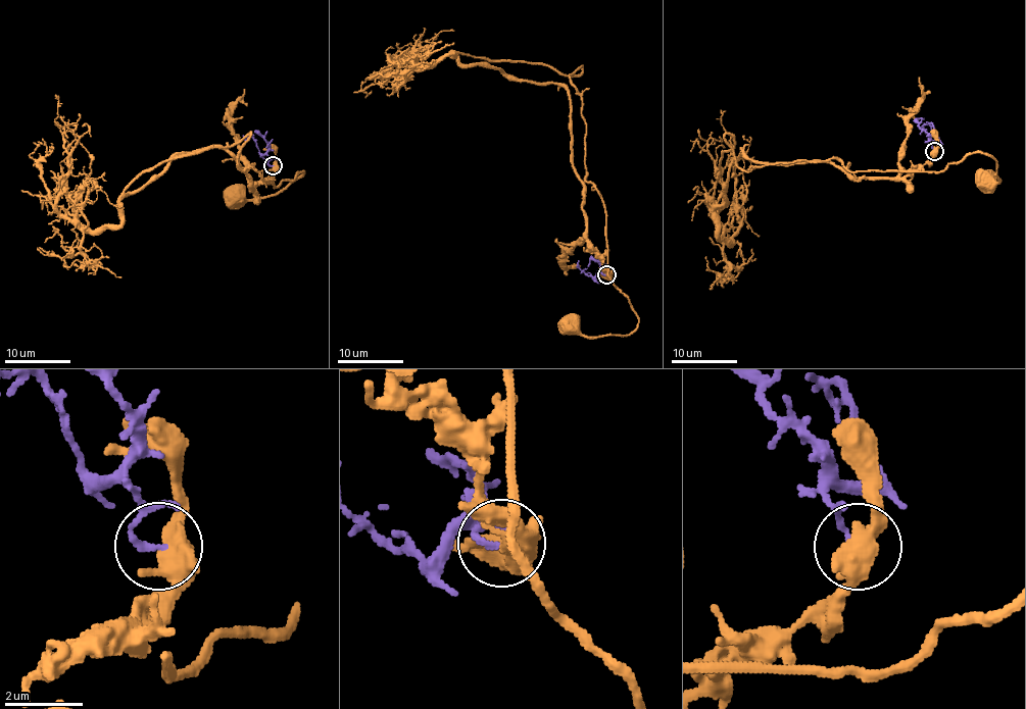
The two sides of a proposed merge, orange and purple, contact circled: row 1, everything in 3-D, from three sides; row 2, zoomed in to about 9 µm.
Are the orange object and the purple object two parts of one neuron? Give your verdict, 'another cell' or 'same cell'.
another cell

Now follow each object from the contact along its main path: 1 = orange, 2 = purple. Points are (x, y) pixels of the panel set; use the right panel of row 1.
1: (934, 150), (919, 171), (940, 171), (985, 153), (998, 176), (986, 181)
2: (934, 150), (929, 143), (935, 140), (934, 127), (926, 124), (919, 128)

